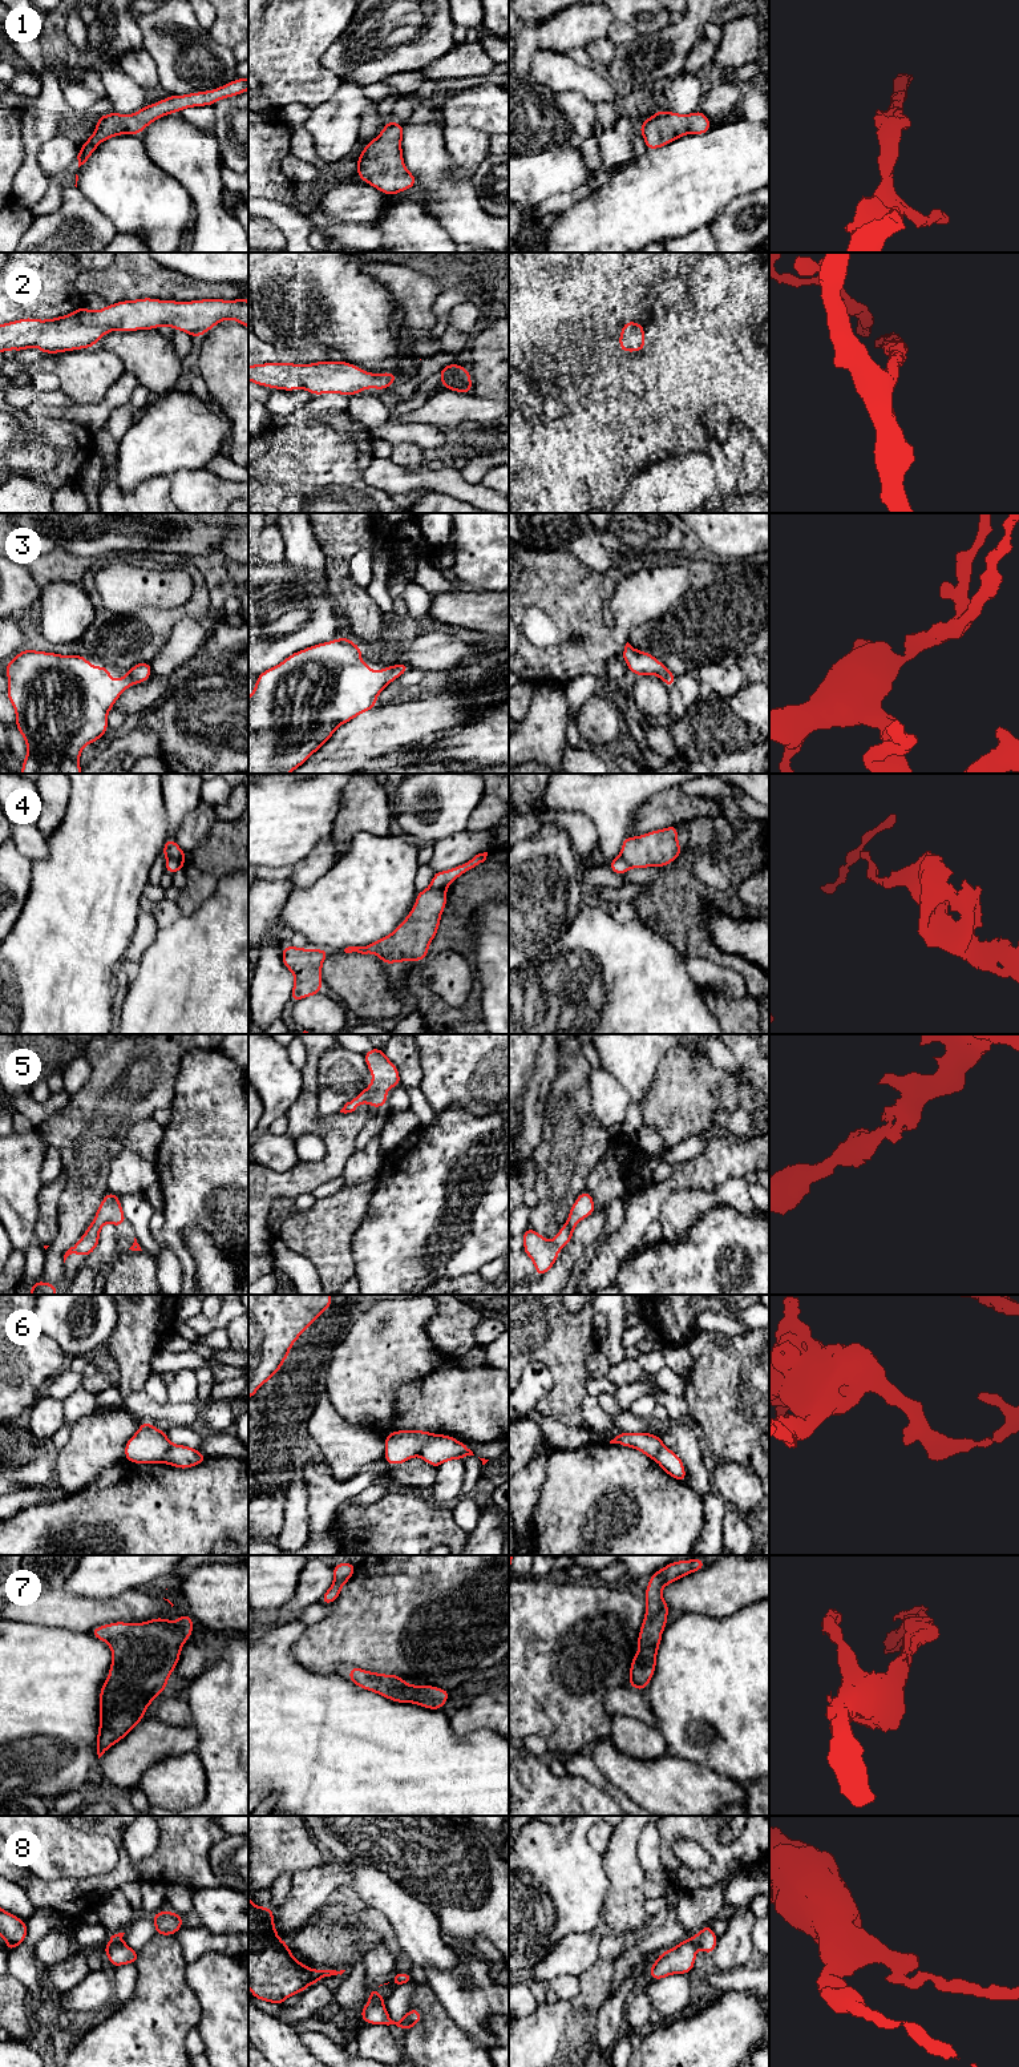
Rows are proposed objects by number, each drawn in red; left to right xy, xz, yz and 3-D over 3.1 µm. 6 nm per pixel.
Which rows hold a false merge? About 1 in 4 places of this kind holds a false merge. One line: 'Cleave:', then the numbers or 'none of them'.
Cleave: 4, 6, 8

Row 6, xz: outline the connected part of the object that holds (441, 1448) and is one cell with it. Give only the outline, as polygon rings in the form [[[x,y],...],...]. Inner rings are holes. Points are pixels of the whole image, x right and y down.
[[[436,1434],[418,1454],[433,1468],[441,1466],[449,1460],[462,1461],[465,1456],[474,1456],[468,1445],[457,1441],[452,1436]]]

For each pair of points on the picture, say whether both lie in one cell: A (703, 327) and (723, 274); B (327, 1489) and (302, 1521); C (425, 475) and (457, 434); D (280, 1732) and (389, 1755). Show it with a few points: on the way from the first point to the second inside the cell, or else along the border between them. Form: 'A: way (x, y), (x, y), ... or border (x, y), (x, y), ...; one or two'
A: border (732, 287), (711, 309), (690, 305); two
B: border (304, 1481), (307, 1486), (310, 1535); two
C: border (447, 463), (451, 464); two
D: way (307, 1739), (318, 1741), (335, 1755), (363, 1755); one

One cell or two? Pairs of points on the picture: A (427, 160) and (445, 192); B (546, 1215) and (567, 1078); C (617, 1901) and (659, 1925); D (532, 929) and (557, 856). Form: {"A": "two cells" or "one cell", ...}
{"A": "one cell", "B": "one cell", "C": "two cells", "D": "one cell"}

